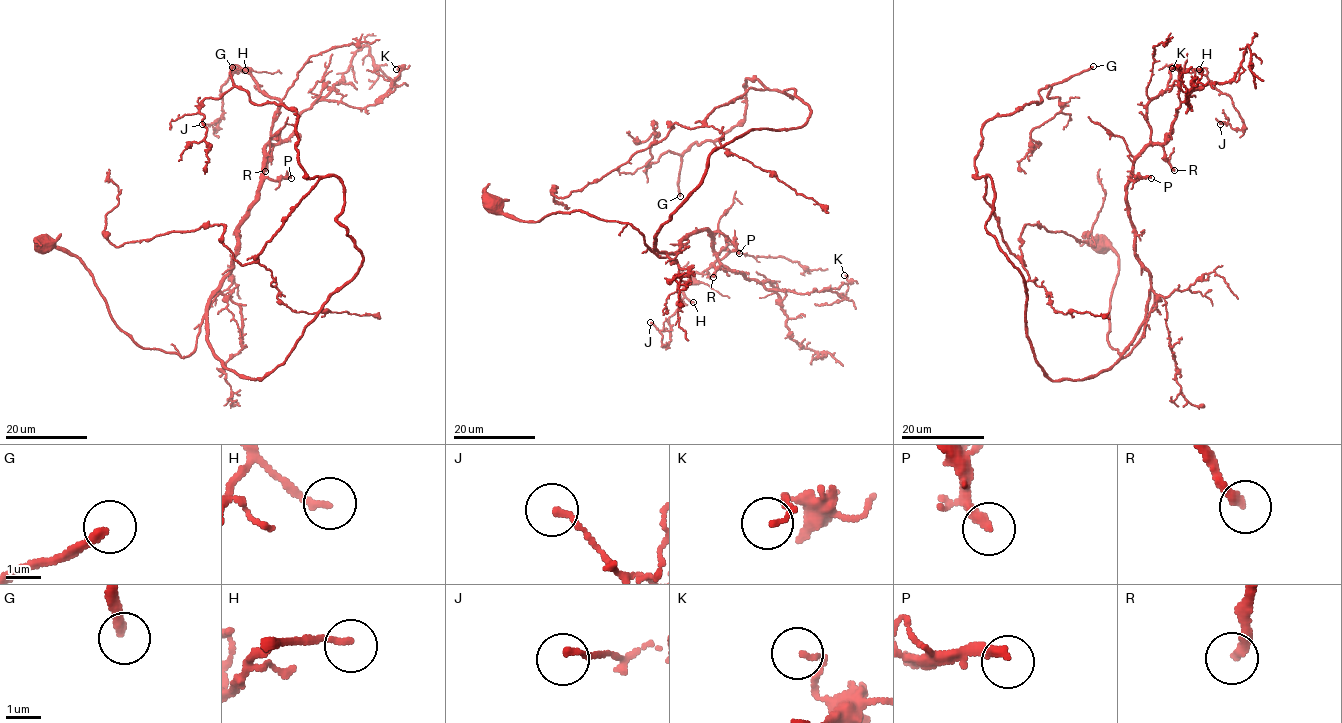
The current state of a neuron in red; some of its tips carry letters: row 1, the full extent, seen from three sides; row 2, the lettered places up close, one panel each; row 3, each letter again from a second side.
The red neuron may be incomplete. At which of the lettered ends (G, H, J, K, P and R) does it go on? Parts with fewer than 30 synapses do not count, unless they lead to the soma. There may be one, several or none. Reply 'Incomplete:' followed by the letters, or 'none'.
Incomplete: G, P, R

